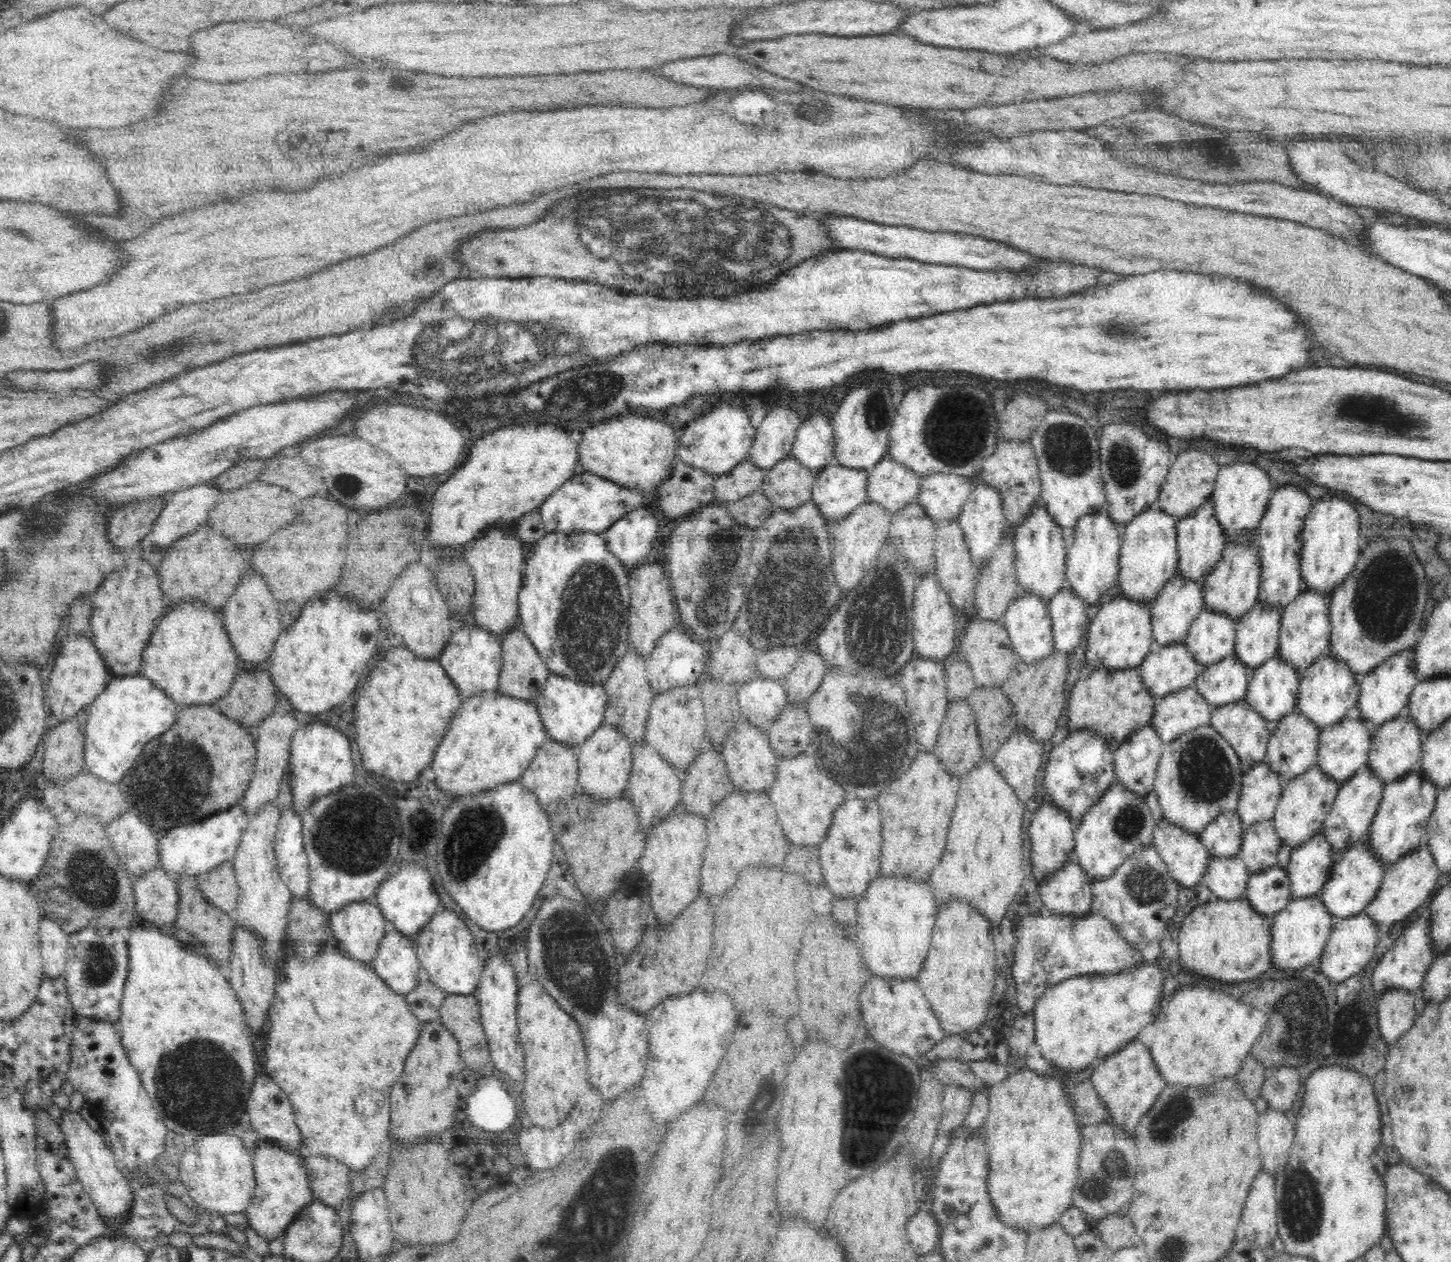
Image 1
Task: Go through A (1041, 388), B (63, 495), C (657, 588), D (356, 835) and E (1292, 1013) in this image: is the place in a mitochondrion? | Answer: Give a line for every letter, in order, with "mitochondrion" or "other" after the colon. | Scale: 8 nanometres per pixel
A: other
B: other
C: other
D: mitochondrion
E: mitochondrion

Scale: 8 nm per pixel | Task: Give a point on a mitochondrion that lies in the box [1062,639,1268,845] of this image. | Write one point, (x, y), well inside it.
(1205, 773)

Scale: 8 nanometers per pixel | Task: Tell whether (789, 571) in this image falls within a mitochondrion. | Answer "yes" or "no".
yes

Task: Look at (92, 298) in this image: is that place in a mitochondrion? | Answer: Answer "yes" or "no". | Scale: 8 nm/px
no

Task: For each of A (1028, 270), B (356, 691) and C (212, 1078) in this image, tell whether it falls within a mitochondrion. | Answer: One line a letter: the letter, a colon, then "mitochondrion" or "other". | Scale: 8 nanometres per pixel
A: other
B: other
C: mitochondrion

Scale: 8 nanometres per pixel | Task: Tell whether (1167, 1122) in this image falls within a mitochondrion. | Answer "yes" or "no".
yes

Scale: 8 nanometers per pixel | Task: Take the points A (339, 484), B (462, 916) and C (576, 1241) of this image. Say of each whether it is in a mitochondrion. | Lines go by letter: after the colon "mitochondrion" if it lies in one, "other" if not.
A: mitochondrion
B: other
C: mitochondrion

